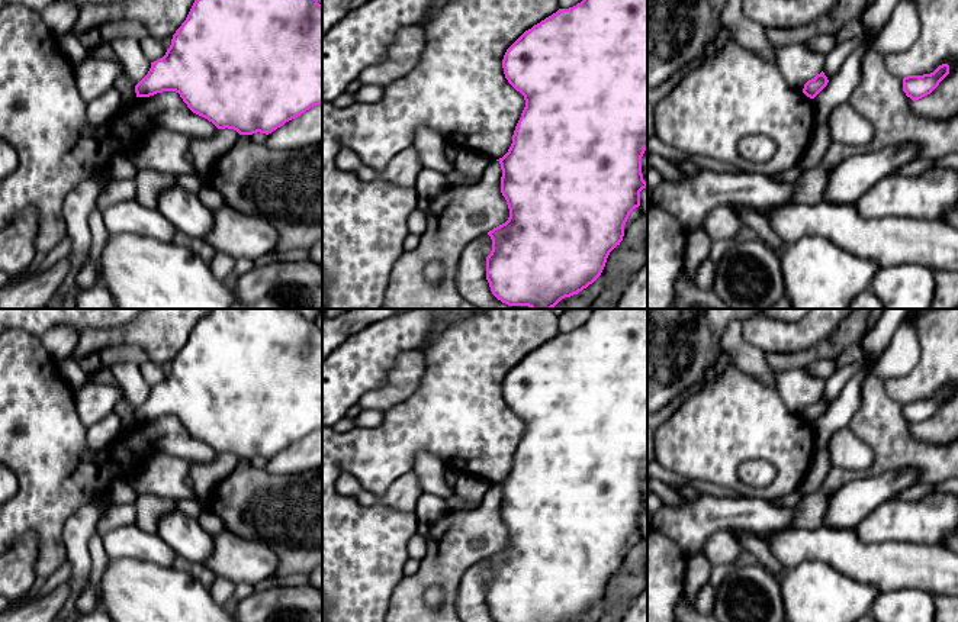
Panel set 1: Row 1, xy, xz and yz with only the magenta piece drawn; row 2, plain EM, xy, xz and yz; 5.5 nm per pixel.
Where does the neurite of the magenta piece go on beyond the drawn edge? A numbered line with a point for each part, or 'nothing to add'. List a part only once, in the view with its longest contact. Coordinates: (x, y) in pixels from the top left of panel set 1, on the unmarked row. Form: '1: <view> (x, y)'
nothing to add

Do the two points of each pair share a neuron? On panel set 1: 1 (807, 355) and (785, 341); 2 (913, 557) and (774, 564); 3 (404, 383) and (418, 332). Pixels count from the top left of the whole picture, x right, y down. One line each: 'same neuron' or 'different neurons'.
1: different neurons
2: different neurons
3: different neurons

